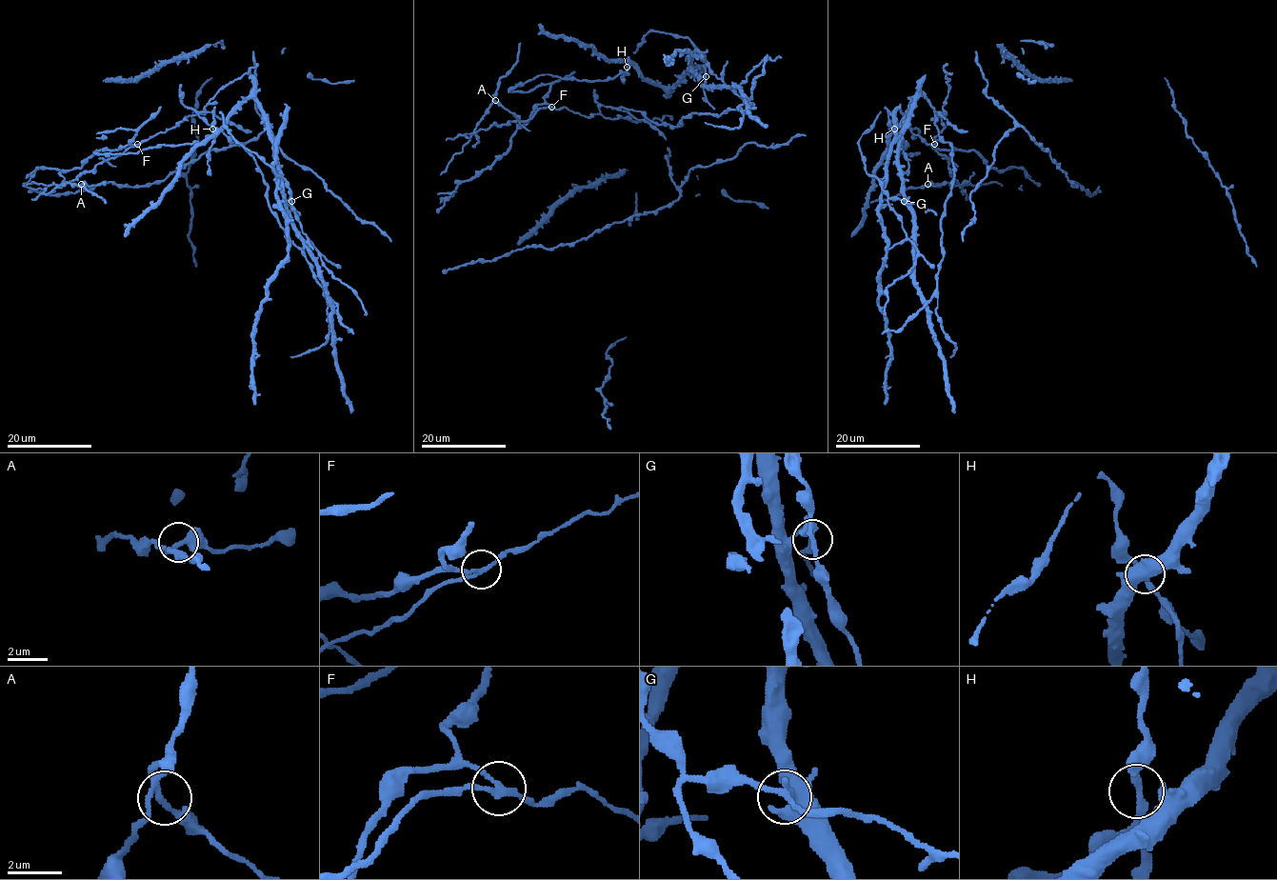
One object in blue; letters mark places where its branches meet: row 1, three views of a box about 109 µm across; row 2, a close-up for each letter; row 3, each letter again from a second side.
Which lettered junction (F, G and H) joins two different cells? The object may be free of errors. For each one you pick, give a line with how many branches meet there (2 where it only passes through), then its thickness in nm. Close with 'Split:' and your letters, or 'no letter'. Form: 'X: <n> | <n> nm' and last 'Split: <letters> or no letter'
F: 3 | 180 nm
Split: F

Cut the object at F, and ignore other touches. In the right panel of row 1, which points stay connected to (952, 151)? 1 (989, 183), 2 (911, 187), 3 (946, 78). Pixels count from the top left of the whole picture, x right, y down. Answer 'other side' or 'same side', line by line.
1: other side
2: other side
3: other side

